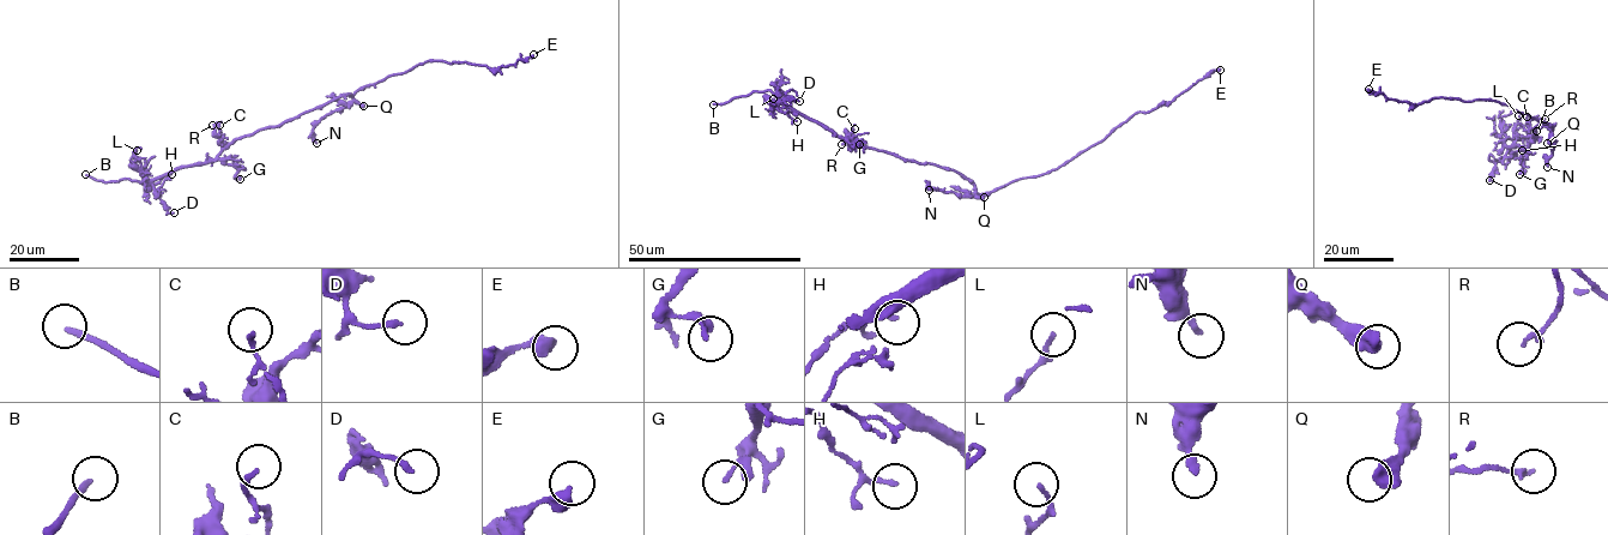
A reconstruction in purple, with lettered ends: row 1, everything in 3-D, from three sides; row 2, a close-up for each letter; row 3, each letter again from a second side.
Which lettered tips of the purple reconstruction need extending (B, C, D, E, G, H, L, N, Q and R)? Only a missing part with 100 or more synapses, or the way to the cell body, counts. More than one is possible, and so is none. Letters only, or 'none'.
B

